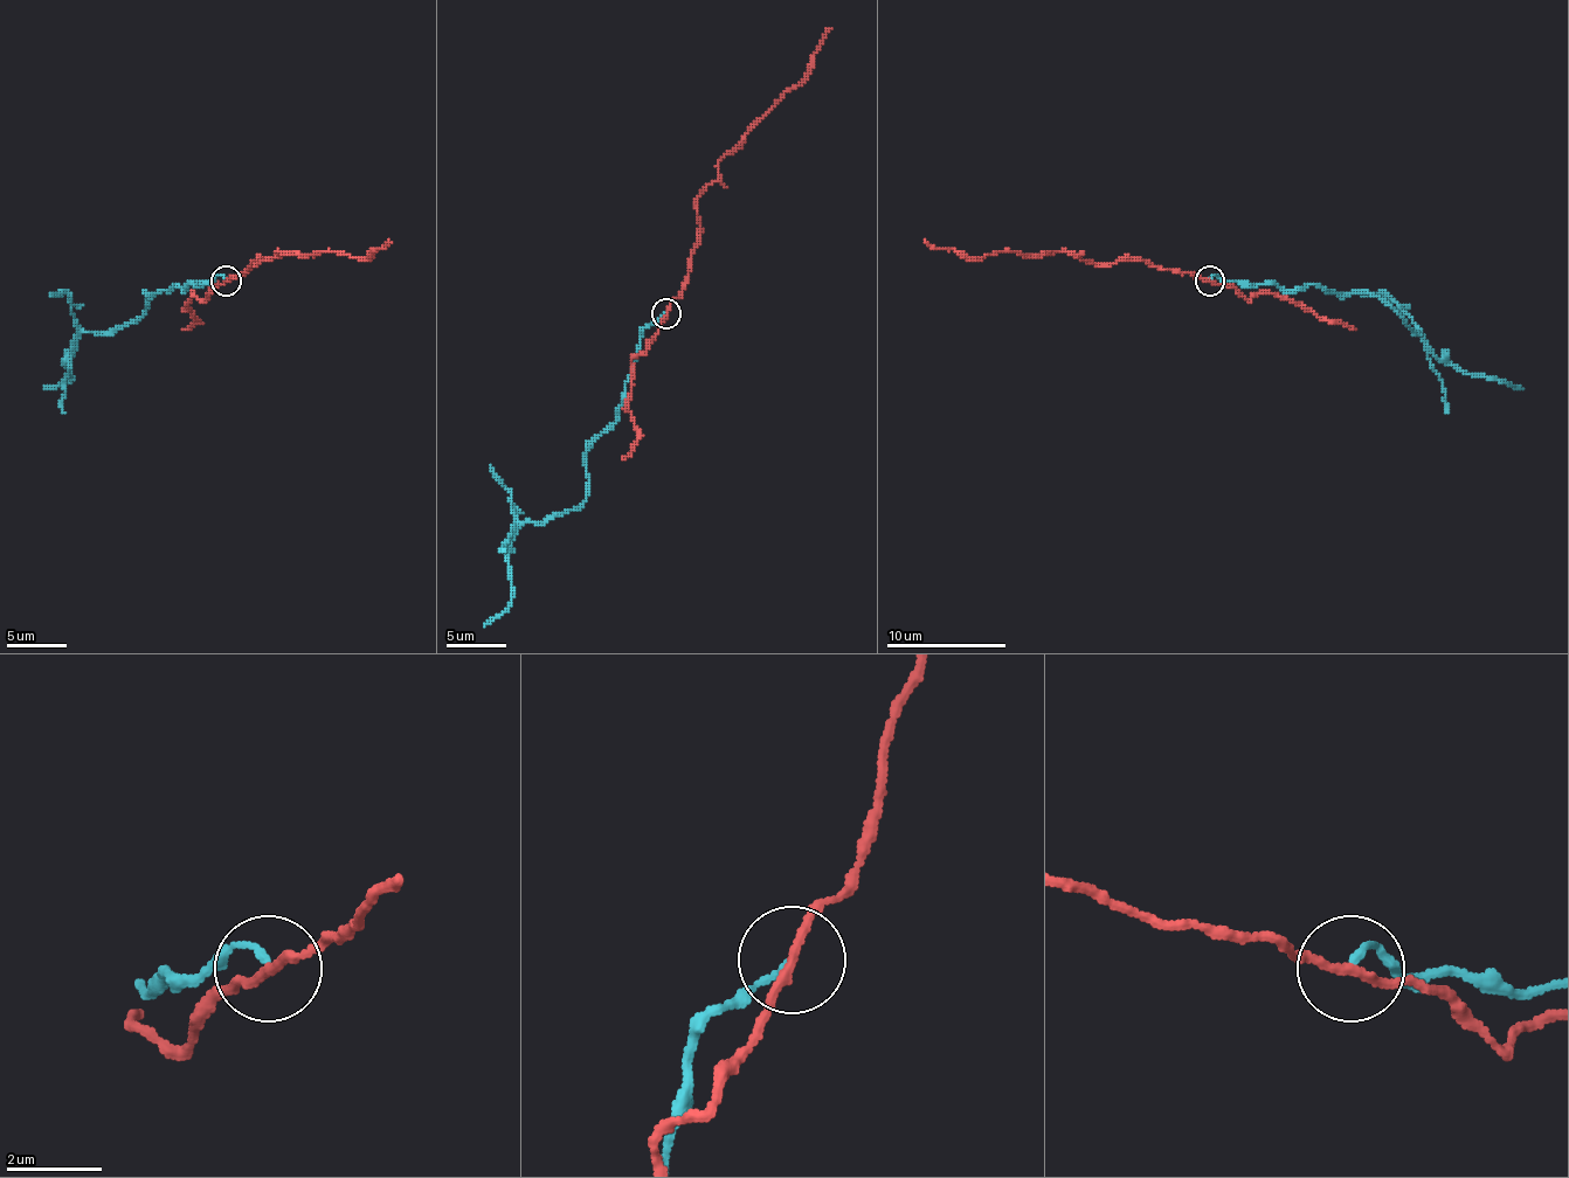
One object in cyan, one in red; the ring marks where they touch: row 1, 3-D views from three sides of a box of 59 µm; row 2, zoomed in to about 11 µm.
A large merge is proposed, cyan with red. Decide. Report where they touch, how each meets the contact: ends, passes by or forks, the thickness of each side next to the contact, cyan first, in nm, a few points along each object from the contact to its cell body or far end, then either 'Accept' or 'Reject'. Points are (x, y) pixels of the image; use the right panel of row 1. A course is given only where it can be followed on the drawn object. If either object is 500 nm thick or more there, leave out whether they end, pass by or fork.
Place: (1209, 281). At the ring cyan ends. At the ring red passes by. Thickness 150 nm (cyan) against 170 nm. Course of cyan: (1209, 278), (1272, 284), (1280, 290), (1301, 290), (1313, 284), (1343, 293), (1380, 296), (1451, 365), (1523, 389). Course of red: (1209, 281), (1190, 272), (1149, 267), (1144, 261), (1092, 263), (1059, 251), (994, 251), (969, 257), (925, 242). Reject

